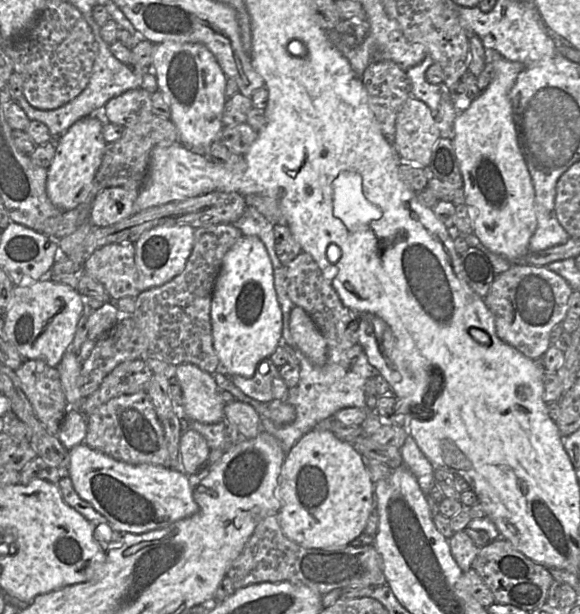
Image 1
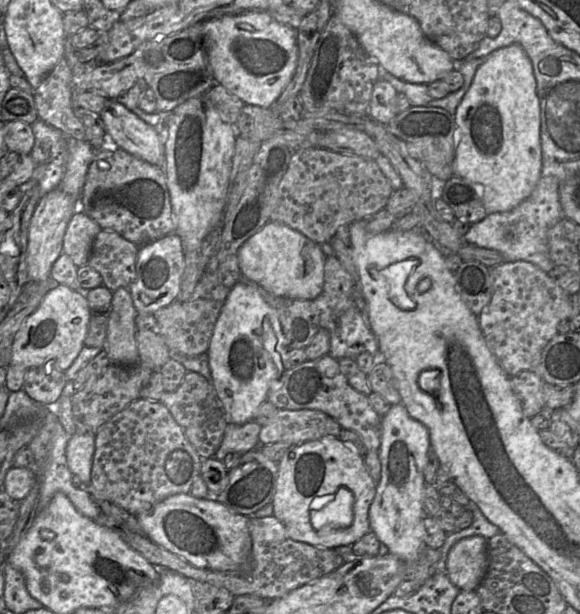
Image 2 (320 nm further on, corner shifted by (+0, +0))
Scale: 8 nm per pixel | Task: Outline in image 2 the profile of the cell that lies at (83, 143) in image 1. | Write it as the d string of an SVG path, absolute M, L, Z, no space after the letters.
M57 187L42 196L33 212L28 228L26 275L28 281L45 281L50 277L51 269L63 253L63 239L72 216L79 209L79 202Z

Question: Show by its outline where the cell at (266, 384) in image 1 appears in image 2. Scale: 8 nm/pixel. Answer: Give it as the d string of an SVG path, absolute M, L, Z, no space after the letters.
M330 355L305 361L285 372L285 381L279 381L281 388L269 390L267 401L278 410L318 410L332 417L342 429L357 433L365 451L379 452L382 438L382 417L371 406L366 395L355 390L340 371L338 361Z

